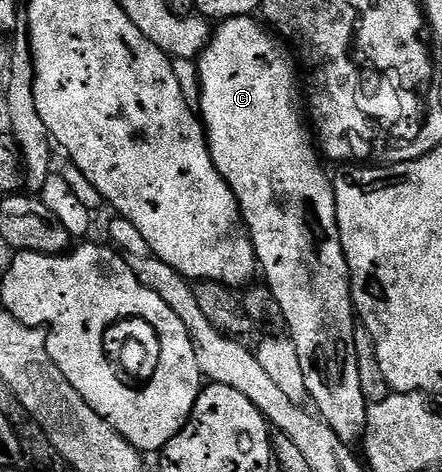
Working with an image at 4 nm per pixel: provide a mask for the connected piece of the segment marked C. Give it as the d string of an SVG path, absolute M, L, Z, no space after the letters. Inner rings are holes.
M256 16L227 17L218 25L221 26L219 26L218 29L216 26L216 28L212 30L209 43L205 46L205 50L201 53L199 58L199 72L201 75L201 104L199 106L199 116L204 124L205 132L209 139L209 153L213 157L213 162L219 171L219 175L223 175L223 179L231 187L231 191L239 203L241 217L245 220L246 229L249 230L249 238L253 240L253 250L257 256L257 264L260 272L262 274L265 272L265 278L263 278L264 284L274 293L279 301L279 305L283 309L287 333L293 342L295 351L298 352L299 364L303 367L303 379L307 379L309 397L311 401L317 404L317 406L315 406L316 412L327 423L327 427L331 427L331 431L335 431L335 435L339 435L339 439L353 443L356 442L356 437L358 440L358 438L364 434L365 410L367 408L367 402L359 387L359 363L355 359L355 335L353 334L355 328L355 310L353 307L353 293L349 290L349 268L347 267L347 259L343 255L341 232L337 226L333 183L330 174L325 174L325 169L321 166L323 157L319 152L318 146L315 144L314 134L311 132L310 126L303 116L302 106L301 109L297 106L297 93L299 97L299 69L295 64L294 54L290 52Z

